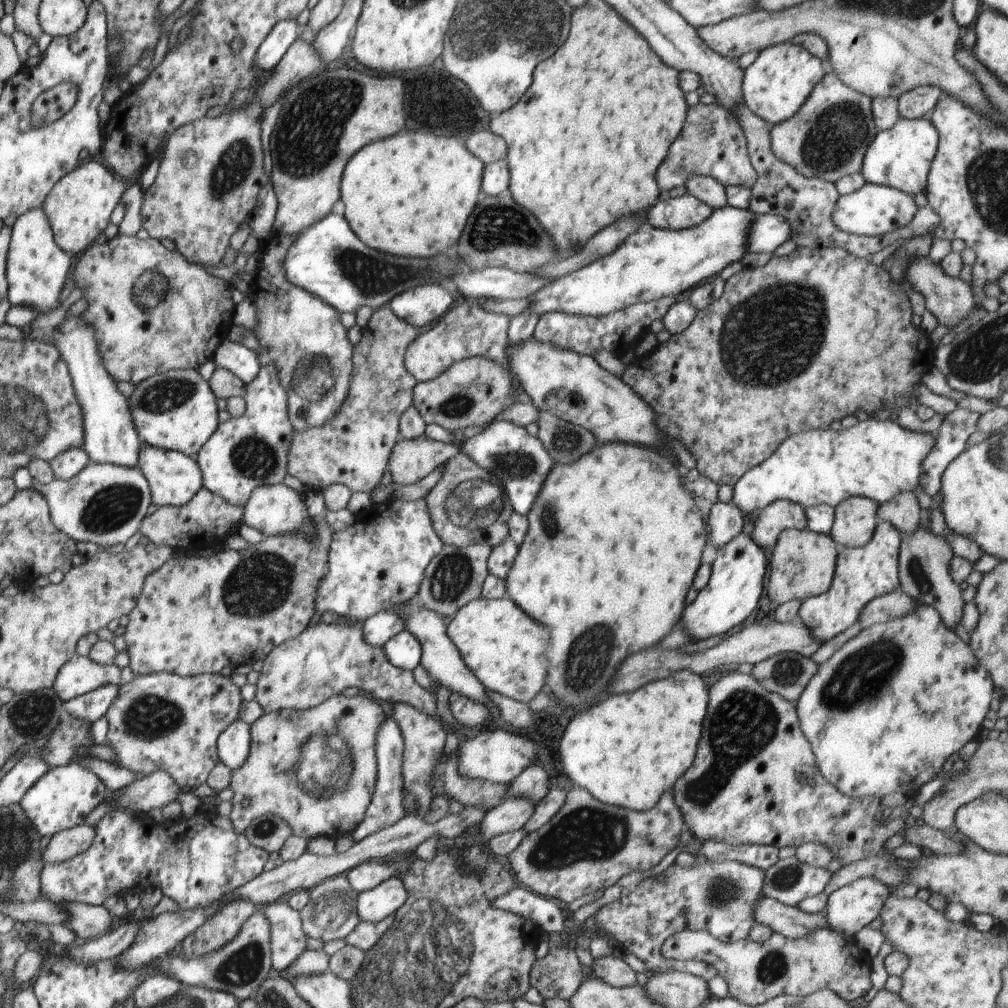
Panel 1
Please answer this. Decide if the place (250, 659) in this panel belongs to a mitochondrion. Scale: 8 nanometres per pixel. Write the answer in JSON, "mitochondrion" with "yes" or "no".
{"mitochondrion":"no"}

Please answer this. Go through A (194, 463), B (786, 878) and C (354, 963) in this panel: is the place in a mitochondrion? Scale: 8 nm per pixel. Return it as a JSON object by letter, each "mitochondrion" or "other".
{"A":"other","B":"mitochondrion","C":"mitochondrion"}

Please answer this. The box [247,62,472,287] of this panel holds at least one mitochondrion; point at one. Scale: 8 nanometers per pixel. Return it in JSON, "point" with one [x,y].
{"point":[308,138]}

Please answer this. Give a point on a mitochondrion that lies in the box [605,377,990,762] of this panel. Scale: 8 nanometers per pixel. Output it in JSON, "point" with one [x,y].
{"point":[861,677]}

